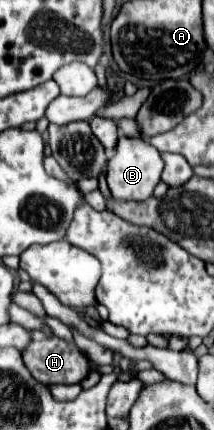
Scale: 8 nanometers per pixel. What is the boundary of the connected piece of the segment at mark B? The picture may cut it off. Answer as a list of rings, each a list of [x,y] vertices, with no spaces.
[[[123,136],[119,138],[115,146],[113,158],[109,158],[105,178],[107,178],[107,186],[115,200],[147,200],[149,196],[153,196],[153,190],[161,178],[161,170],[163,170],[163,160],[157,148],[153,148],[143,138]]]

